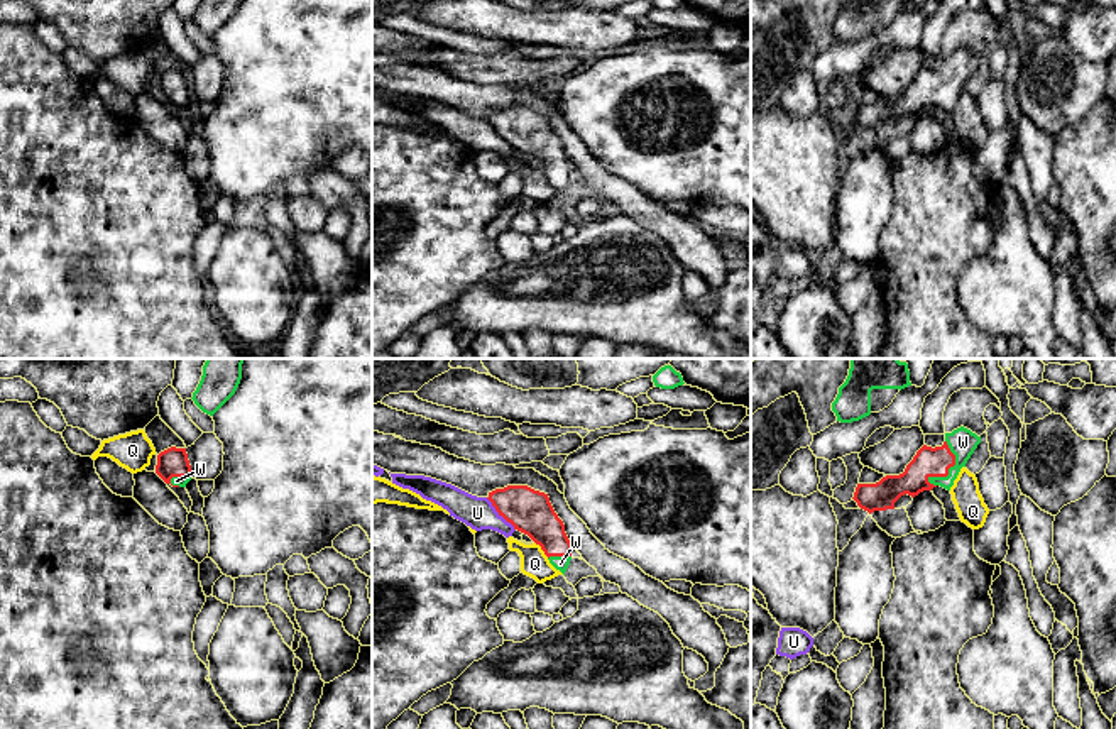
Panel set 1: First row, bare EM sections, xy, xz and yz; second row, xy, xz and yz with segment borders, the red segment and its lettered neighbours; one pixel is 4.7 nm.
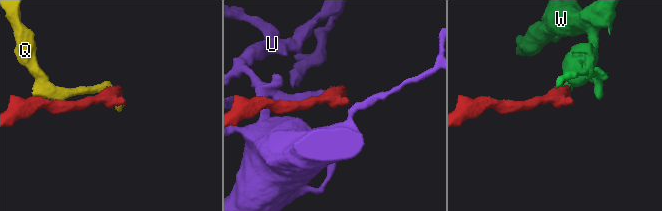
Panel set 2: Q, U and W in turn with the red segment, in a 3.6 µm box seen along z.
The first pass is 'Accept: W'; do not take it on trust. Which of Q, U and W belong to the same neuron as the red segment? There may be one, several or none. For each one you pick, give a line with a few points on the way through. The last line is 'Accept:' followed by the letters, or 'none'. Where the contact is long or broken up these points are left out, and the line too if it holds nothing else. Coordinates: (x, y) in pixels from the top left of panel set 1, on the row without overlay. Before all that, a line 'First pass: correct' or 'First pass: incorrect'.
First pass: correct
W: way yz (929, 83), (947, 92), (962, 63)
Accept: W

